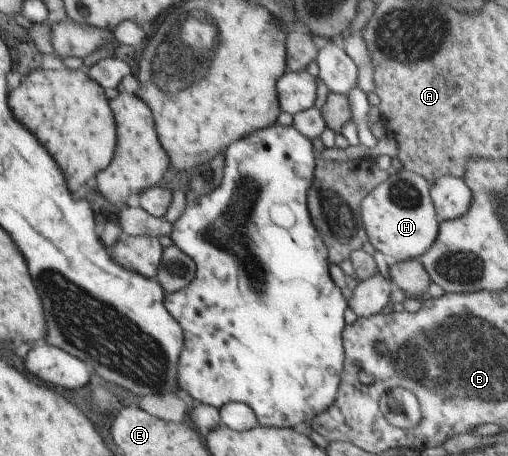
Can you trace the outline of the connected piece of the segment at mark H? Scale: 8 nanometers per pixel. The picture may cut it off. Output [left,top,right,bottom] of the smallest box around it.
[361,169,439,263]

